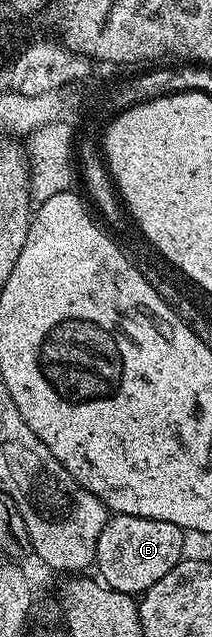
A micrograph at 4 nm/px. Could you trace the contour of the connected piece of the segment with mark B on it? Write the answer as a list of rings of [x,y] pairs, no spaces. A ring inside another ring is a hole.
[[[112,515],[105,530],[101,530],[101,538],[97,538],[94,567],[99,568],[98,579],[118,592],[147,592],[153,582],[165,578],[165,574],[169,574],[169,570],[173,570],[173,566],[184,559],[183,536],[185,537],[184,529],[173,522],[140,516]]]

